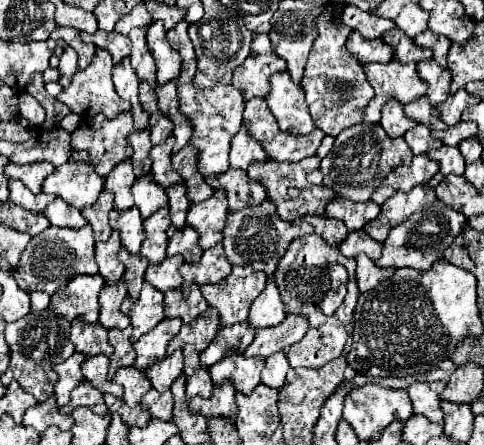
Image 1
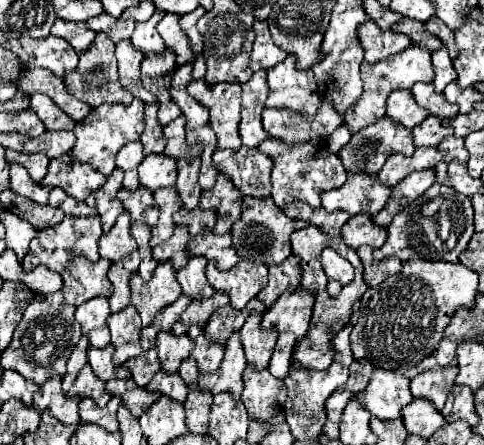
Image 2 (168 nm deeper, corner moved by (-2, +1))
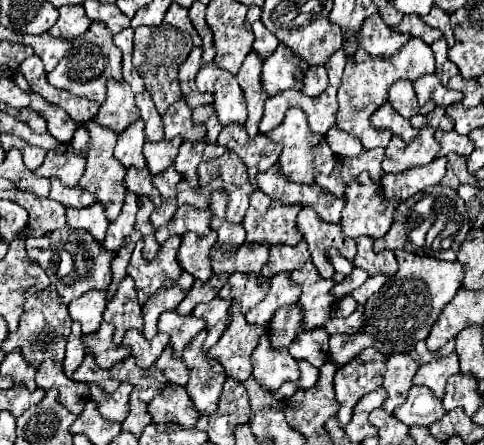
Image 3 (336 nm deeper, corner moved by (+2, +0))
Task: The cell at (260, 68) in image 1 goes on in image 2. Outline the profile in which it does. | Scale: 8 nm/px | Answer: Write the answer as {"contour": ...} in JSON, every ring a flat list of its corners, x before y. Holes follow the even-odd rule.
{"contour":[[254,21,254,33,256,33,256,41,254,41,254,49,252,49,252,57,250,57,250,69,258,71,258,69,270,69,276,63,286,59,286,51,282,51,280,47,274,45,268,25,262,21]]}

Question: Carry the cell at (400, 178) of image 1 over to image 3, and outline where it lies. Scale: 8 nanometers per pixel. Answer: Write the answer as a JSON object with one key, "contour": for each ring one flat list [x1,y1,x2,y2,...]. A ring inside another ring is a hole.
{"contour":[[430,126,422,128,420,134,408,144,400,136,392,136,386,148,382,170,384,172,404,172,414,166,430,164,430,160,438,156,438,150,440,146,434,140,434,130]]}

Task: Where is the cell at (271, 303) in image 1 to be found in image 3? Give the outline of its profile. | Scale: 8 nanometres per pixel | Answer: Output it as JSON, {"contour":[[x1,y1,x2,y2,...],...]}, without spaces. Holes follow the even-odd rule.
{"contour":[[300,240,296,246,274,244,274,246,270,246,270,258,264,264,260,274,264,280,268,280,276,272,292,272,308,260,310,260,310,252,308,252,308,244,304,244,304,240]]}

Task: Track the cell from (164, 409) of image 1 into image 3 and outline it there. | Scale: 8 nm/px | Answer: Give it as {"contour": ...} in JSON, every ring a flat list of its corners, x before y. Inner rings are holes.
{"contour":[[170,346,164,348,164,352,160,354,160,358,156,360,156,366,164,372,164,376,178,386,186,386,188,382,188,368,184,364,182,358,174,356,174,350]]}

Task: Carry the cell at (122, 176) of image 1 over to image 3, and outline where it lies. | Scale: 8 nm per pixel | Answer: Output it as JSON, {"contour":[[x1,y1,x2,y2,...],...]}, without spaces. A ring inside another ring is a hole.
{"contour":[[136,120,132,122,124,132,120,132,118,136,118,144,114,150,114,156,126,166,136,166,136,168,144,168,146,166,146,158,142,154,142,146,146,142,144,136,144,120]]}

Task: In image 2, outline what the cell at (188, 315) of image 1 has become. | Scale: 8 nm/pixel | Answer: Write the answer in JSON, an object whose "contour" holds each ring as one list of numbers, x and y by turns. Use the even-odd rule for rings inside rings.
{"contour":[[190,259,186,267,182,267,178,273,176,273,176,279,182,287,182,293,190,299,196,299,196,301,204,301,204,299,210,299,214,295,212,287,208,287,208,281,204,277,204,269,206,269,206,259]]}

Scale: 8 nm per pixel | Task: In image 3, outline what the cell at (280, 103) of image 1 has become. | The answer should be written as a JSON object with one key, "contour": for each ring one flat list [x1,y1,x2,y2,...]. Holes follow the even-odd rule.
{"contour":[[278,44,276,52,272,52,262,66,262,84,268,96,276,96,282,90,288,88,302,88,304,72,308,70,308,64,296,56,288,46]]}

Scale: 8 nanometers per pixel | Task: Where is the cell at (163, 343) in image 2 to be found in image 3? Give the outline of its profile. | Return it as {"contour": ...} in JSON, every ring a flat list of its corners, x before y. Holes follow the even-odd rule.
{"contour":[[174,310,164,312,158,320,158,332,168,332,170,334,170,346,174,348,176,356,180,356,184,352,184,348,188,348,192,338,204,328,206,328,204,318,196,318,192,314,180,316]]}

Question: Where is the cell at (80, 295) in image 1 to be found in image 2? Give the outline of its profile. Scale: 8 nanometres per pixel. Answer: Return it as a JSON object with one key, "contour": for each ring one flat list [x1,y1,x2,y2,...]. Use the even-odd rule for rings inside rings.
{"contour":[[72,259,72,267,68,267,62,275,62,295,66,303,78,307,94,297,110,297,112,285,106,277,108,267,108,259,100,259,98,263,88,263,88,259]]}

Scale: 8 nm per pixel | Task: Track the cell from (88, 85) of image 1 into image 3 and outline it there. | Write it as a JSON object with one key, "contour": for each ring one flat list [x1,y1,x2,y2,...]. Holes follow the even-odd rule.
{"contour":[[92,22,84,34,72,38,70,42,72,42,72,48,68,56,64,56,64,60,60,60,60,64,46,76,48,82,54,88,68,90,76,96,88,96,90,100,96,100,98,104,102,104,106,96,108,78,122,80,122,72,120,72,122,52,112,44,112,34,108,32,104,22]]}

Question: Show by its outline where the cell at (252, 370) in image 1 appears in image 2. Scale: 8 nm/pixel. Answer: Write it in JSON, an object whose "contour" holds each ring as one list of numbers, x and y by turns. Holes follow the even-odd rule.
{"contour":[[250,315,250,319,240,329,240,343,244,347,246,363,258,371,268,367,276,345,276,335,270,331,260,331,260,319,262,315]]}

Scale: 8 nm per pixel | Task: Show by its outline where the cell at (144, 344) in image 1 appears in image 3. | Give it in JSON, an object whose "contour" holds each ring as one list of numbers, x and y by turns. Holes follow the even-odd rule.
{"contour":[[182,272,178,282,168,280,156,294,152,294,148,298,148,302,142,308,142,312,144,312,144,330,142,332,148,340,158,332,158,328,156,328,158,316,166,310,174,310,180,304,180,300,184,300,184,296,190,292,192,284,194,284,194,278,188,272]]}

